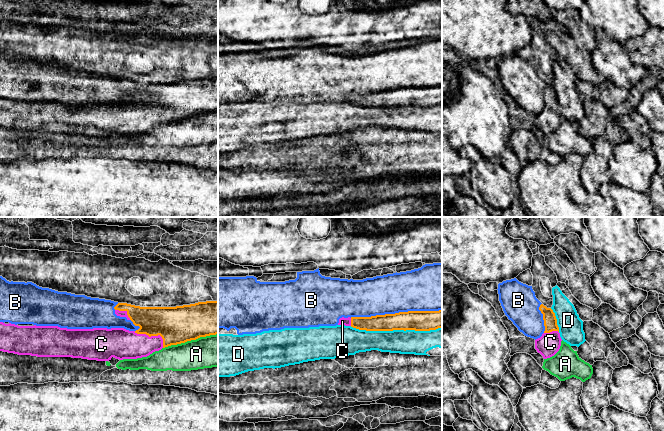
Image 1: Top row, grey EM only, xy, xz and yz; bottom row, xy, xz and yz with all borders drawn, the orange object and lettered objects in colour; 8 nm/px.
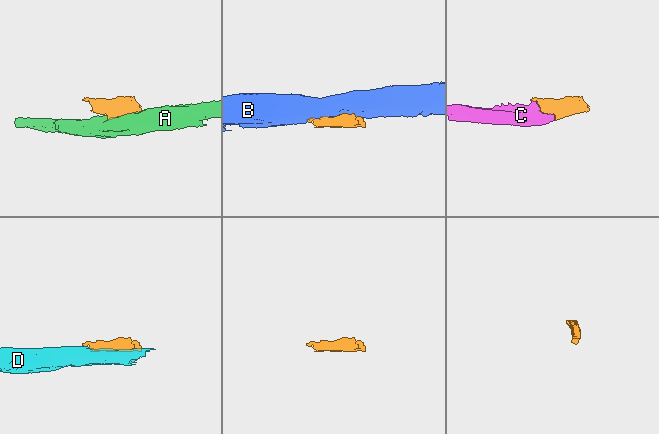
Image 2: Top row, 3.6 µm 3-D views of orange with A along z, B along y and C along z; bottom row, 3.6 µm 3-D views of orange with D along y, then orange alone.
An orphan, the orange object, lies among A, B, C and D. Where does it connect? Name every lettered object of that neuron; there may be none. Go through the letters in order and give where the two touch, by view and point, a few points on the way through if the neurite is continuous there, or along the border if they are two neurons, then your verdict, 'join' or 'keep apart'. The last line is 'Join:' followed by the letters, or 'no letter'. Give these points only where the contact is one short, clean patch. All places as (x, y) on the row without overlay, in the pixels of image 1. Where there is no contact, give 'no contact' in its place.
A: contact xy (190, 116); keep apart
B: contact xz (395, 89); keep apart
C: contact xy (153, 111); way xy (176, 101), (162, 102), (153, 111), (138, 120), (124, 120); join
D: contact xz (396, 105); keep apart
Join: C

